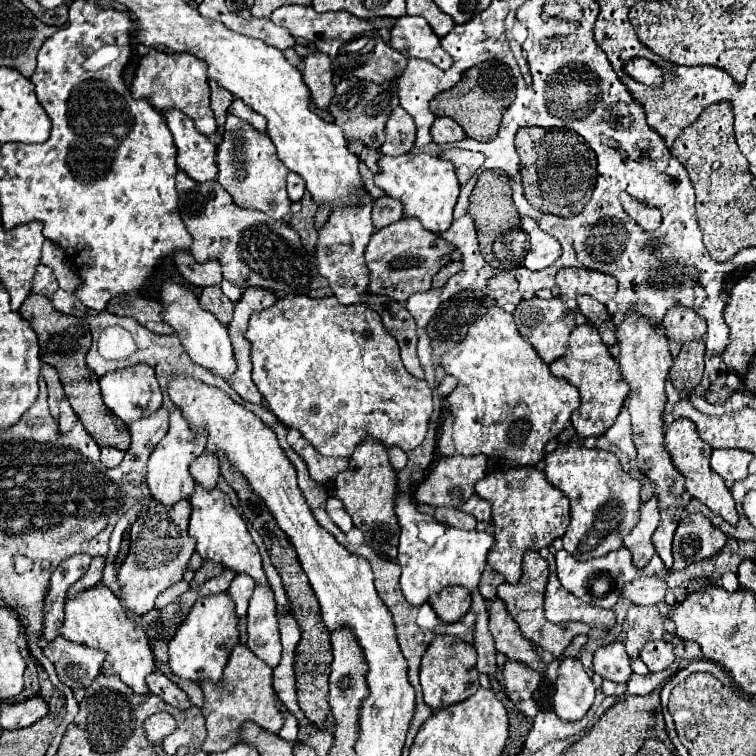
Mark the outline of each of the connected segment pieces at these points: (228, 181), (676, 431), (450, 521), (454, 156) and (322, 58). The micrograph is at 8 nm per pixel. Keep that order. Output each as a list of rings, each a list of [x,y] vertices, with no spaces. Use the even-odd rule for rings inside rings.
[[[232,113],[226,117],[224,137],[218,145],[218,169],[218,183],[230,193],[238,207],[262,211],[278,221],[288,219],[292,205],[286,193],[288,169],[284,169],[284,163],[276,157],[276,149],[272,149],[268,135],[254,129],[240,117],[234,117]]]
[[[674,419],[668,429],[666,429],[666,449],[674,461],[674,465],[680,469],[680,473],[686,479],[686,491],[692,493],[692,497],[700,499],[704,505],[708,505],[716,515],[724,517],[730,525],[738,523],[738,513],[736,513],[736,505],[734,499],[730,495],[730,489],[724,485],[724,479],[712,471],[710,467],[710,453],[712,447],[708,443],[704,443],[700,439],[700,435],[696,433],[696,427],[690,419]]]
[[[436,507],[434,519],[444,523],[444,525],[450,525],[450,527],[476,529],[476,519],[472,515],[460,511],[460,509],[454,509],[454,507]]]
[[[446,149],[446,151],[440,153],[440,157],[454,163],[456,177],[458,177],[460,185],[464,185],[484,163],[484,155],[482,153],[464,151],[464,149]]]
[[[310,53],[304,59],[304,83],[312,93],[312,101],[320,109],[328,109],[334,97],[334,83],[332,83],[332,65],[330,57],[324,53]]]

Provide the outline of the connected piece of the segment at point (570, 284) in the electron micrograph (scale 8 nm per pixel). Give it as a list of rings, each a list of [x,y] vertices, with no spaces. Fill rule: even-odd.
[[[560,269],[556,285],[560,287],[562,301],[576,299],[578,295],[590,295],[600,303],[608,303],[618,289],[614,277],[588,269]]]

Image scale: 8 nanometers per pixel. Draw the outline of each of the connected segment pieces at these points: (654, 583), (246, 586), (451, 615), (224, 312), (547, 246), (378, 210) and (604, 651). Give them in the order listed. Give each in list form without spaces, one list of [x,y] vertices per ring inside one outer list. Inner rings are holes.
[[[638,577],[624,585],[622,597],[628,599],[634,605],[656,605],[658,601],[664,601],[668,587],[666,581],[660,577]]]
[[[238,573],[238,577],[230,583],[228,593],[232,595],[232,599],[236,603],[236,615],[238,617],[244,617],[246,615],[248,601],[252,597],[252,591],[254,591],[254,579],[248,577],[246,573]]]
[[[448,587],[448,589],[444,589],[438,595],[432,595],[428,599],[432,609],[436,611],[436,615],[444,623],[460,621],[468,613],[470,601],[472,601],[470,593],[466,589],[460,589],[460,587]]]
[[[218,285],[212,287],[204,287],[200,293],[200,305],[210,311],[212,315],[216,315],[216,319],[220,323],[228,323],[232,319],[232,301],[222,293],[222,289]]]
[[[530,217],[522,219],[522,229],[530,241],[530,249],[526,251],[526,257],[524,257],[524,267],[530,271],[542,271],[550,267],[560,257],[560,251],[562,251],[560,243],[548,233],[544,233],[538,227],[538,223],[532,221]]]
[[[380,197],[374,201],[374,209],[372,209],[372,223],[374,229],[382,229],[388,227],[396,221],[402,219],[402,205],[400,201],[392,199],[392,197]]]
[[[622,641],[600,647],[594,653],[594,673],[614,683],[628,683],[632,669],[630,669],[630,657]]]

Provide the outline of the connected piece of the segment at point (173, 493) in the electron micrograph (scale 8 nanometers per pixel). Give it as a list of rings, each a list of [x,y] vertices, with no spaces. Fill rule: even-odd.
[[[176,409],[170,415],[170,429],[166,433],[166,437],[154,447],[150,459],[148,459],[148,487],[152,497],[158,503],[164,505],[174,505],[180,499],[186,499],[194,493],[194,479],[188,471],[188,465],[194,461],[194,457],[198,457],[202,451],[206,449],[206,435],[204,433],[194,433],[192,427],[188,427],[188,421],[184,419],[184,415],[180,413],[180,409]]]

